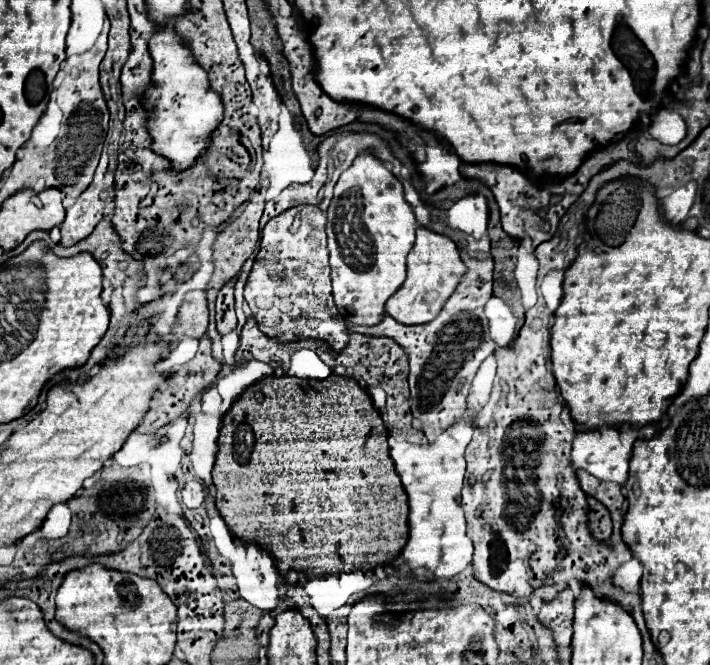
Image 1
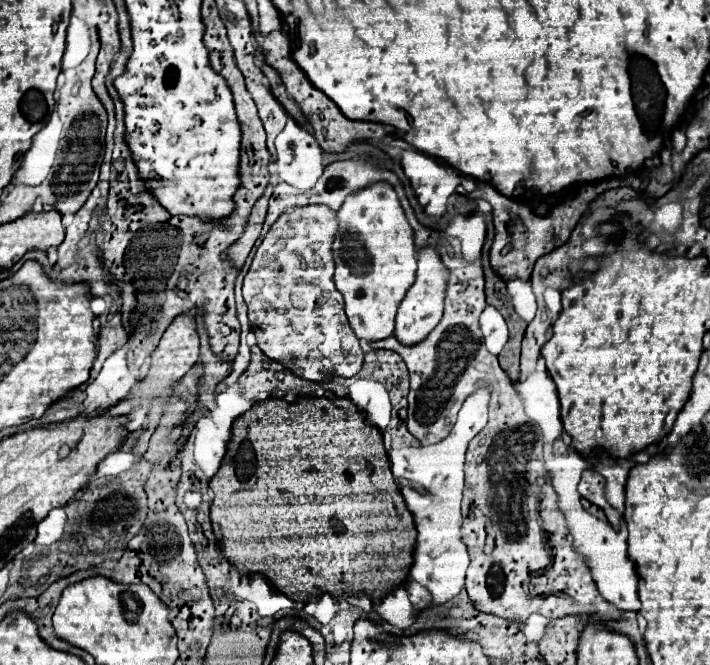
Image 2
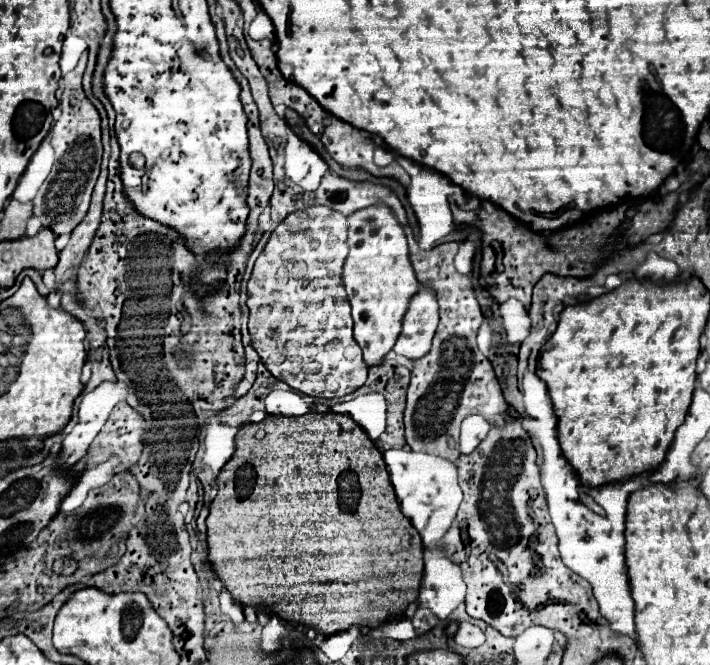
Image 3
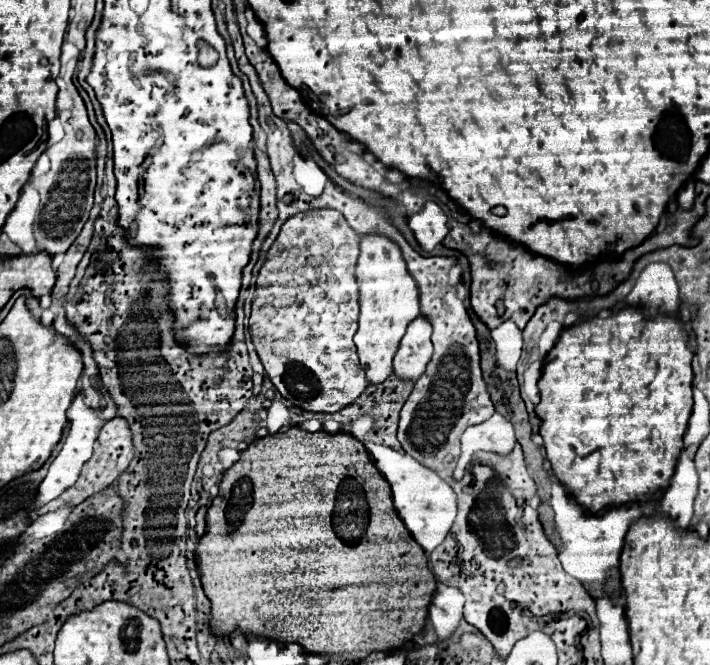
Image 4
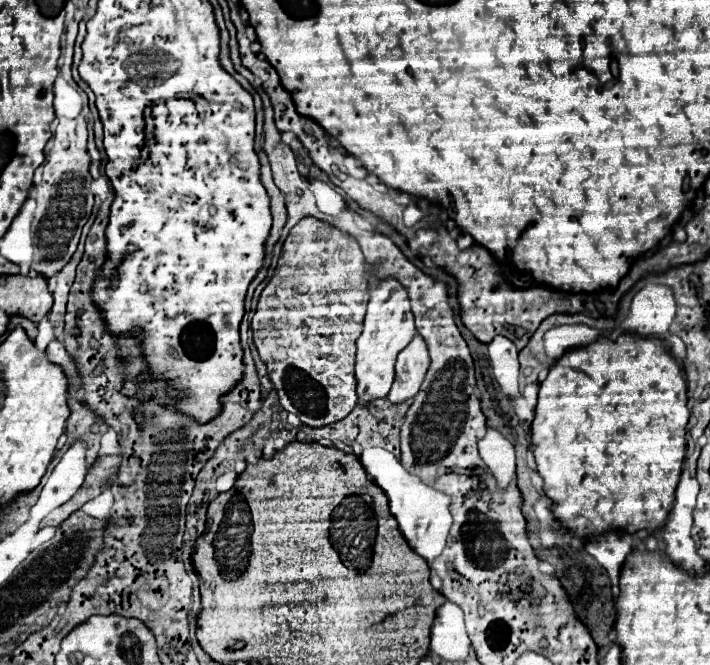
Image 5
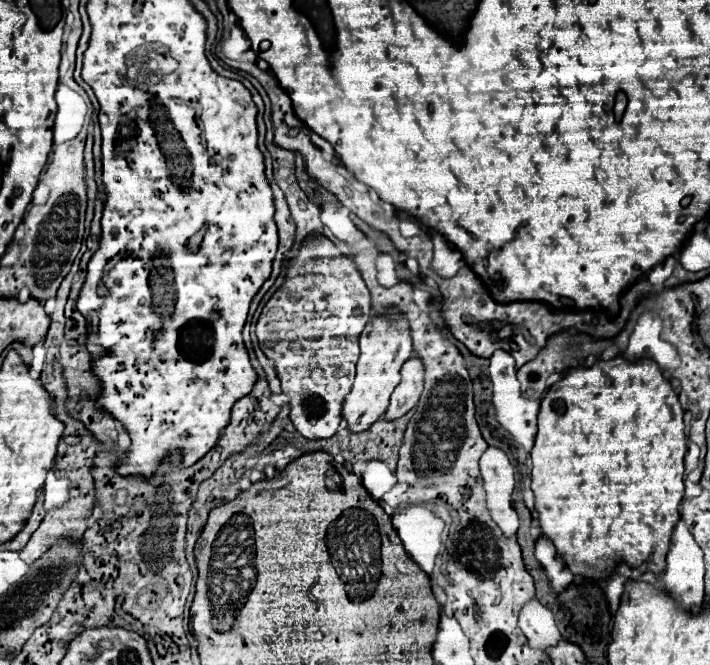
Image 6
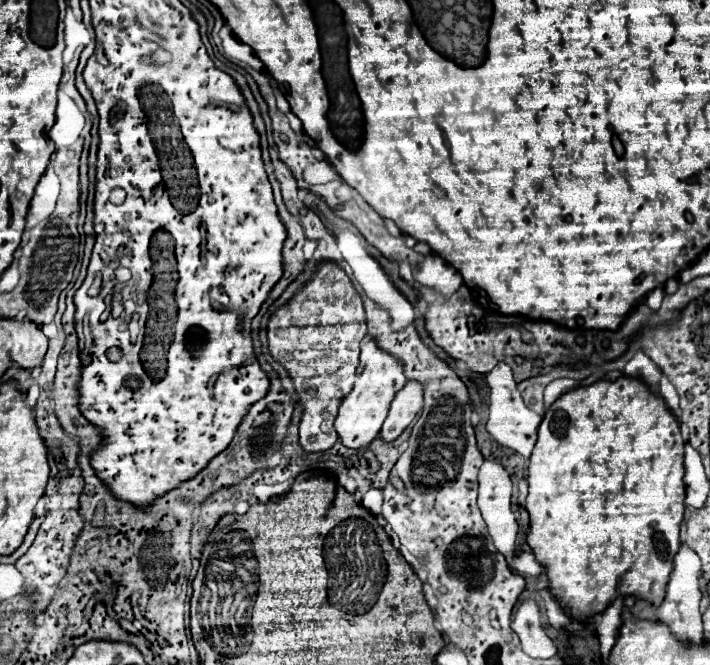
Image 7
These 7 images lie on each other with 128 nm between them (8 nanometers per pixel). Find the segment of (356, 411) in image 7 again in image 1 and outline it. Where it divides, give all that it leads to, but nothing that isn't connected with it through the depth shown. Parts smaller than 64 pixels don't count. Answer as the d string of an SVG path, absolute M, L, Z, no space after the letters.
M362 152L354 164L342 172L326 216L336 306L350 324L376 326L382 322L386 300L406 280L406 256L416 238L418 224L410 204L404 200L402 184L384 162L370 152Z

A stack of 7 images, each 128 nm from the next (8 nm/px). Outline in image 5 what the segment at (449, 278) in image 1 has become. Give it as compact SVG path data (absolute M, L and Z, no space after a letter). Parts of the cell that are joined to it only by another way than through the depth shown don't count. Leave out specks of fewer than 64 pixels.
M414 336L412 344L408 344L408 348L404 348L404 352L400 352L400 356L398 356L396 380L392 384L388 400L392 404L402 404L402 402L414 398L422 386L428 364L430 364L428 348L426 348L422 336Z

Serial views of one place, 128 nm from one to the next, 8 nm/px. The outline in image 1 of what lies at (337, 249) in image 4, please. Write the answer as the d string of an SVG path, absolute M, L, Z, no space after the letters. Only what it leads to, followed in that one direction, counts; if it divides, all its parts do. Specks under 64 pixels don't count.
M318 206L290 208L264 226L260 250L244 286L244 300L268 338L278 338L282 344L322 340L336 354L348 346L350 332L332 298L326 214Z

